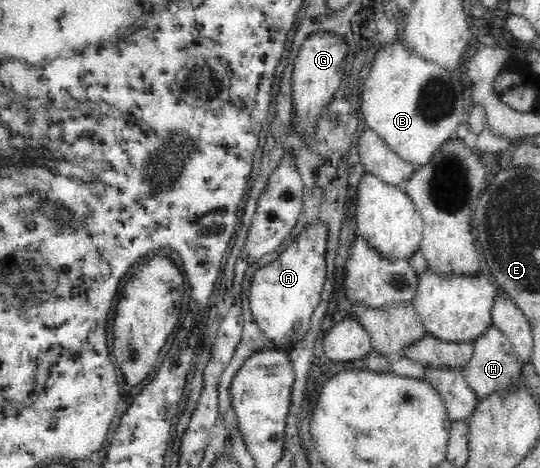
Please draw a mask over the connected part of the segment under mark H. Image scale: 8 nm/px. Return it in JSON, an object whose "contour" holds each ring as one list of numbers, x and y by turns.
{"contour":[[494,325,489,326,481,336,473,340,473,354,463,366,464,377,473,392,482,399,483,396,505,388,516,388,521,385,522,366,511,341]]}

